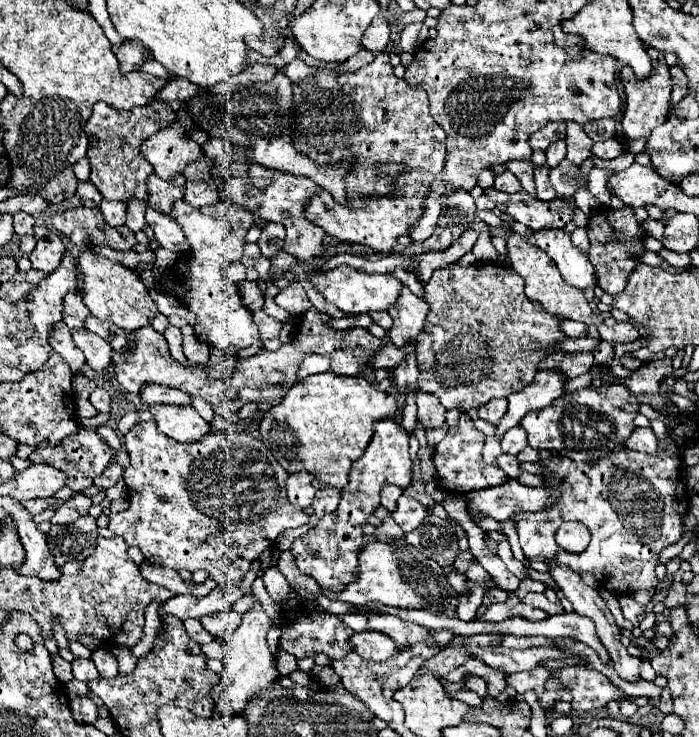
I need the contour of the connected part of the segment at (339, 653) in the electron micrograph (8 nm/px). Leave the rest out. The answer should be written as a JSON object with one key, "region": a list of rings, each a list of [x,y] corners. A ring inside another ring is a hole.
{"region":[[[287,607],[283,611],[285,623],[281,623],[281,639],[279,649],[295,655],[297,659],[303,657],[315,657],[319,653],[331,657],[331,659],[345,659],[353,647],[351,647],[351,635],[353,629],[349,629],[337,615],[333,613],[305,613],[303,607]]]}

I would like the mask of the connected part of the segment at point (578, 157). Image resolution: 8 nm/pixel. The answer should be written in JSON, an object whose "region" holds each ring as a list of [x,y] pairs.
{"region":[[[567,123],[565,141],[567,141],[567,157],[565,159],[571,159],[571,163],[577,163],[577,167],[579,167],[591,155],[593,141],[583,131],[583,125],[579,125],[579,123]]]}

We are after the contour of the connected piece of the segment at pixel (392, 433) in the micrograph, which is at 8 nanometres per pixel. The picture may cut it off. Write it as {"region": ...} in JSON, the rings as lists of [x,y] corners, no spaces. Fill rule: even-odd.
{"region":[[[383,419],[375,423],[375,437],[365,449],[363,457],[353,465],[349,475],[349,485],[341,491],[341,501],[337,511],[327,513],[313,529],[309,529],[303,537],[293,541],[291,553],[301,573],[311,575],[319,587],[329,589],[331,593],[339,593],[347,589],[347,583],[355,579],[355,571],[359,567],[359,551],[363,551],[365,535],[363,525],[379,507],[379,489],[383,485],[407,487],[411,483],[411,459],[409,459],[409,437],[403,427],[393,419]]]}

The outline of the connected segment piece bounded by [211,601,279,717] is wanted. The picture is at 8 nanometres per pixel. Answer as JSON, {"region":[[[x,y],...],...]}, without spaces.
{"region":[[[255,601],[249,611],[243,615],[239,629],[227,639],[225,657],[223,657],[223,671],[219,675],[219,683],[213,687],[211,697],[219,705],[223,717],[233,717],[243,713],[247,701],[261,689],[267,689],[277,677],[277,667],[273,665],[273,655],[267,647],[267,631],[271,627],[271,619],[267,617],[265,609],[259,601]]]}

